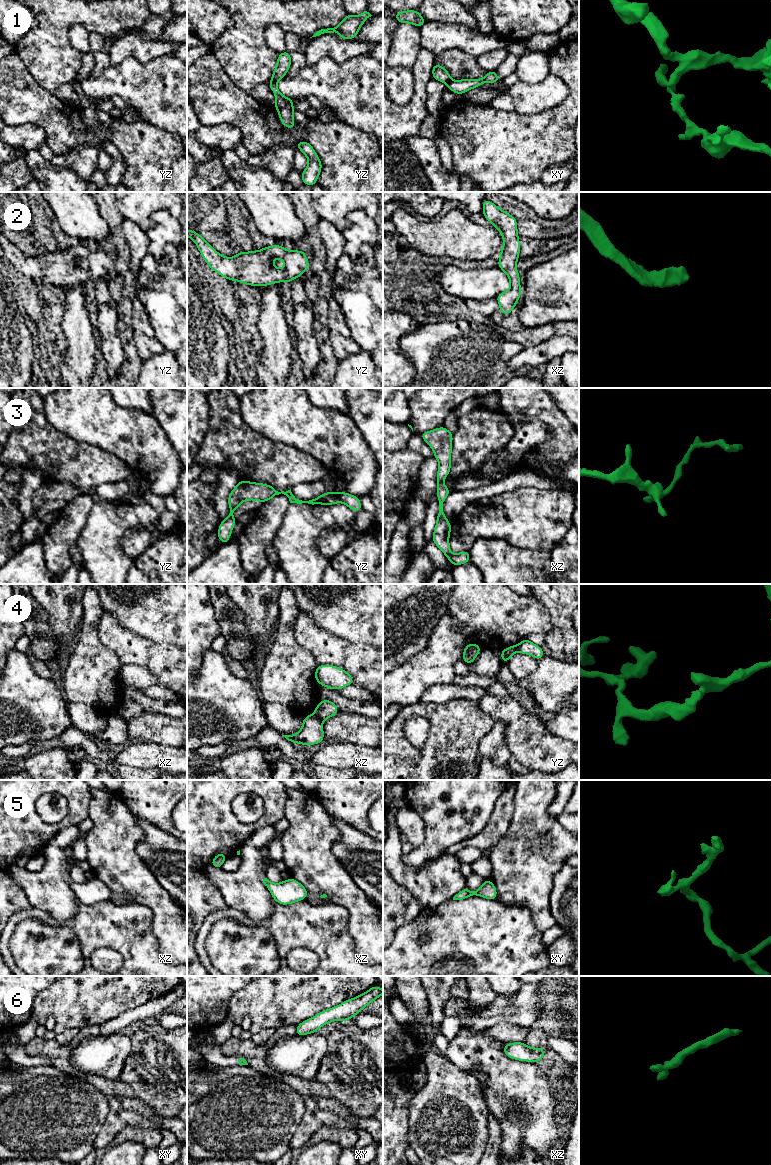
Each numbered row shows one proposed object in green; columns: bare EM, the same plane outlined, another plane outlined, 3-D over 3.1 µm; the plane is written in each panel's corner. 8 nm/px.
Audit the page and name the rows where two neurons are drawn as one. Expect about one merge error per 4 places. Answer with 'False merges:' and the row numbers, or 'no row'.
False merges: 1, 4

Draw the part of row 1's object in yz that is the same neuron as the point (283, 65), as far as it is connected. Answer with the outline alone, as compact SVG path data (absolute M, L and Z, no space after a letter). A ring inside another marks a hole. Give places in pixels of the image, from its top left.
M285 51L278 54L277 65L273 71L271 81L277 83L289 71L291 66L291 53Z

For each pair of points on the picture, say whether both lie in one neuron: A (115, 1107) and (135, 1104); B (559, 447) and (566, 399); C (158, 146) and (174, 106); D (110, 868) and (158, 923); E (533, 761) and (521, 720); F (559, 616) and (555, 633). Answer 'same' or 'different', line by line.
A: different
B: different
C: different
D: same
E: same
F: different

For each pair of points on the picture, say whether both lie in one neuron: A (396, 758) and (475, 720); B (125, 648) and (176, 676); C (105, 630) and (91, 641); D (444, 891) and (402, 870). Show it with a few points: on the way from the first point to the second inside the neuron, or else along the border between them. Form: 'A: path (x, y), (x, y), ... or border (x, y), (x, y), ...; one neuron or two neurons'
A: path (416, 758), (436, 758), (455, 739); one neuron
B: path (138, 650), (161, 658), (166, 663); one neuron
C: border (103, 612), (98, 625), (98, 638), (114, 653); two neurons
D: path (434, 884), (419, 882), (412, 878); one neuron

